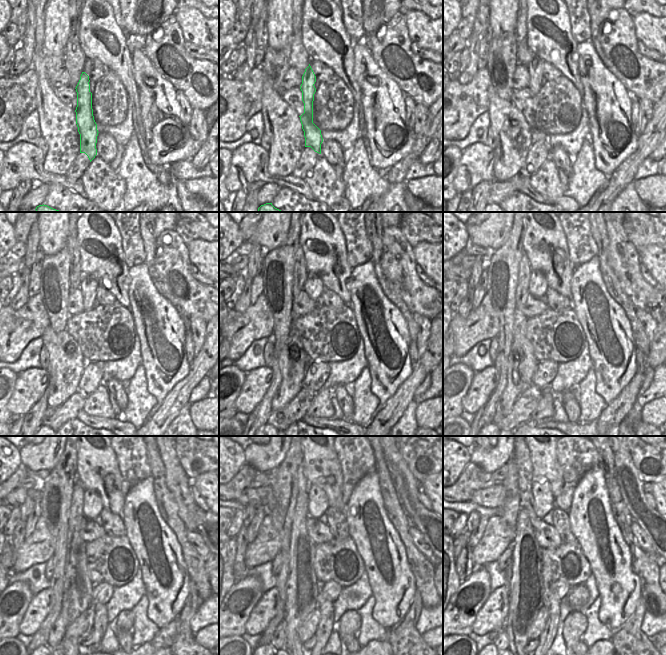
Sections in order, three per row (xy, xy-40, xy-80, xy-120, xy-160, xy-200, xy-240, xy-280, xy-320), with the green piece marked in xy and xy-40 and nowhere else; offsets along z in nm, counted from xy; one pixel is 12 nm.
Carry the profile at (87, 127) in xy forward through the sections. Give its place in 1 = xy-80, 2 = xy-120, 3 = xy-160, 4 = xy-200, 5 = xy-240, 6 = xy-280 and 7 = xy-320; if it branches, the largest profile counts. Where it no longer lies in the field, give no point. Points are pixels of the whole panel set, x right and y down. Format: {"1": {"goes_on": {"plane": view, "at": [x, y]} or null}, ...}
{"1": {"goes_on": {"plane": "xy-80", "at": [535, 66]}}, "2": {"goes_on": {"plane": "xy-120", "at": [88, 286]}}, "3": {"goes_on": {"plane": "xy-160", "at": [313, 286]}}, "4": {"goes_on": {"plane": "xy-200", "at": [538, 285]}}, "5": {"goes_on": {"plane": "xy-240", "at": [93, 506]}}, "6": {"goes_on": {"plane": "xy-280", "at": [318, 504]}}, "7": {"goes_on": {"plane": "xy-320", "at": [543, 497]}}}

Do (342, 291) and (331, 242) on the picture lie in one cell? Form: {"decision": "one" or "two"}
{"decision": "one"}

